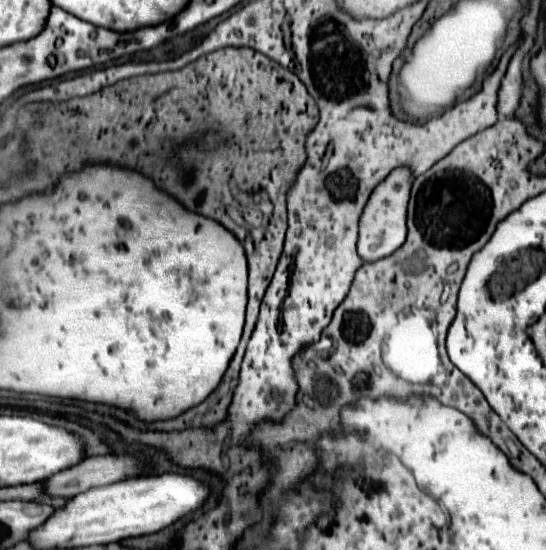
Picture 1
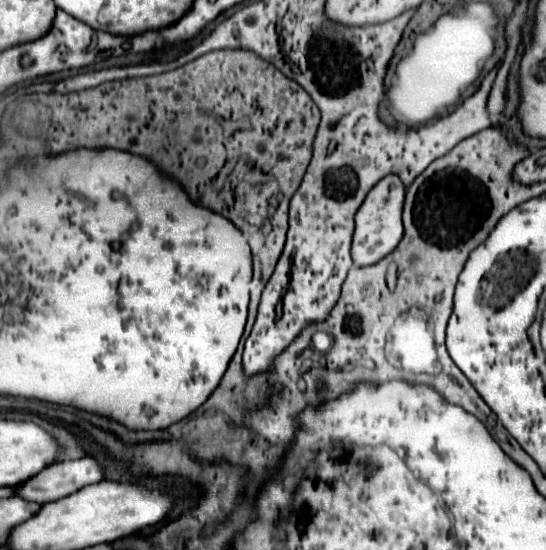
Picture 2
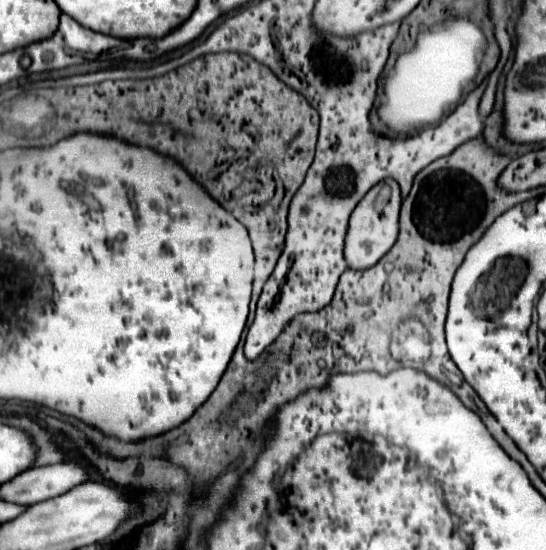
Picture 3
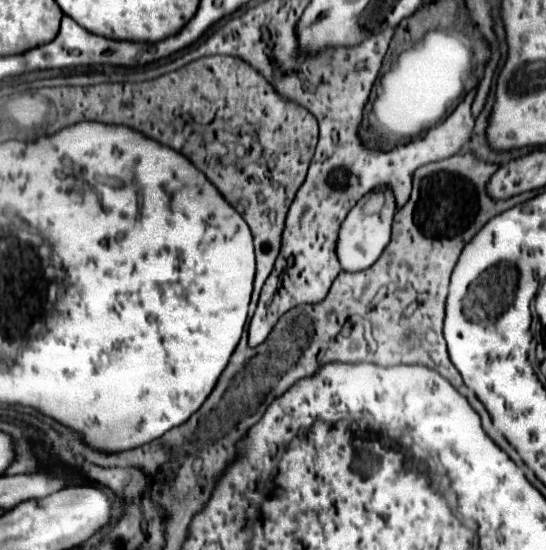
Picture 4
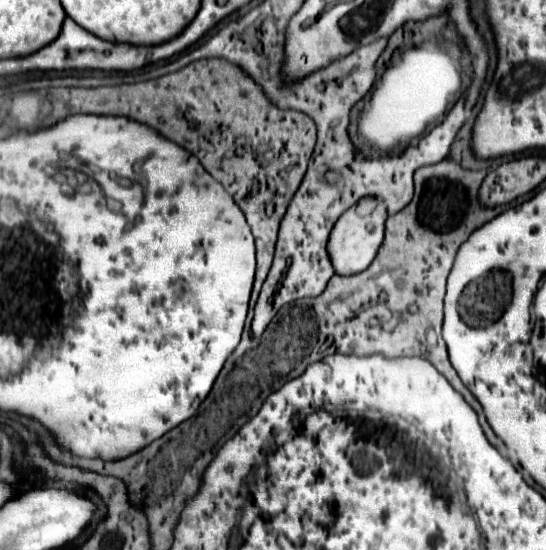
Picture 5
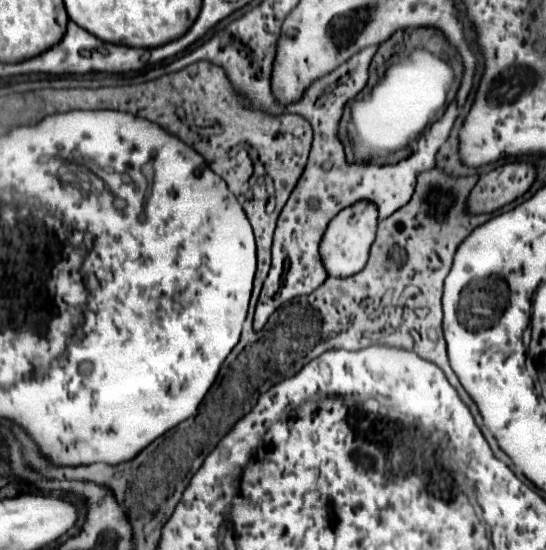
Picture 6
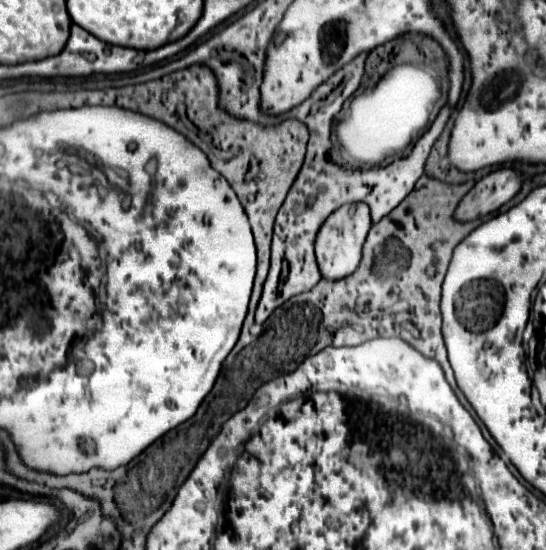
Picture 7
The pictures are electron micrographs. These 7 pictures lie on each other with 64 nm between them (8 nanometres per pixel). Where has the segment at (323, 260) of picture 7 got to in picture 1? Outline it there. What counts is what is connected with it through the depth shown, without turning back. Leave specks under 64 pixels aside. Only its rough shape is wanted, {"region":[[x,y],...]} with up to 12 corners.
{"region":[[396,168],[368,198],[358,252],[376,262],[406,240],[410,170]]}

